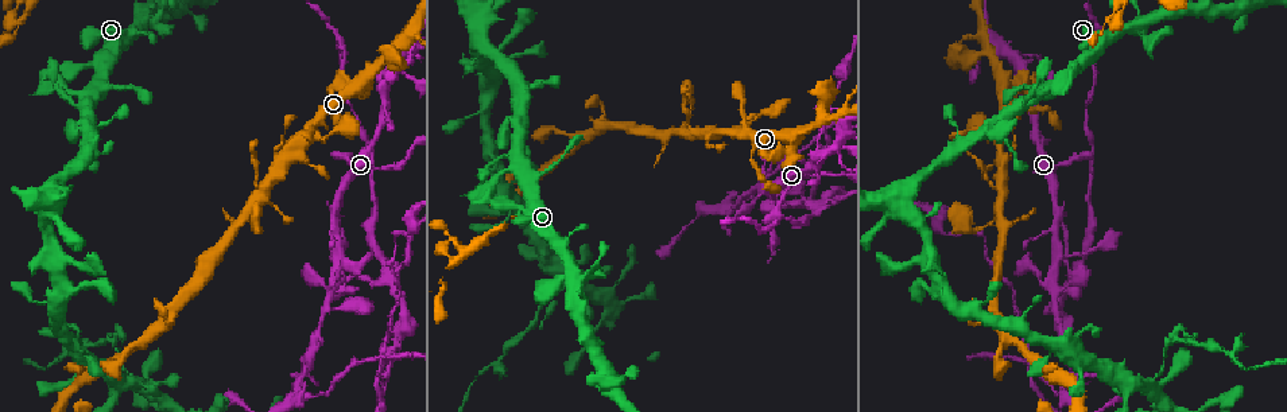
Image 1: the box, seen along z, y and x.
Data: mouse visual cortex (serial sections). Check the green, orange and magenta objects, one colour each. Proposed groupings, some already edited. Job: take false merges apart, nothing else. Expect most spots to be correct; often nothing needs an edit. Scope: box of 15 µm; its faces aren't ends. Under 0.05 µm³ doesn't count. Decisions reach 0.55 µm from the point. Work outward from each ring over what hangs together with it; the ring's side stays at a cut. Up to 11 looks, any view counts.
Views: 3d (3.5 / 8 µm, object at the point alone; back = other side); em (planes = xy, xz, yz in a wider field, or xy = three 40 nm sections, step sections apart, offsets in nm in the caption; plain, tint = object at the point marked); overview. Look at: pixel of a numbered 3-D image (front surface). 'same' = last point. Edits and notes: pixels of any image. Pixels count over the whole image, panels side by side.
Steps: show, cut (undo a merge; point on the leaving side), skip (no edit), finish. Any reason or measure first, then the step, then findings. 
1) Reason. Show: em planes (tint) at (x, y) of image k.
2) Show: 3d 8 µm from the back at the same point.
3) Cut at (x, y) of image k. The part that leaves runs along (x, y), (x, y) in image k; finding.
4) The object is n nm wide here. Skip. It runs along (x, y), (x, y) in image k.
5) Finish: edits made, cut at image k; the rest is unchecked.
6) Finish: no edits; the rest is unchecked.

Abrupt turn. Show: 3d 3.5 µm at (484, 167) of image 1.

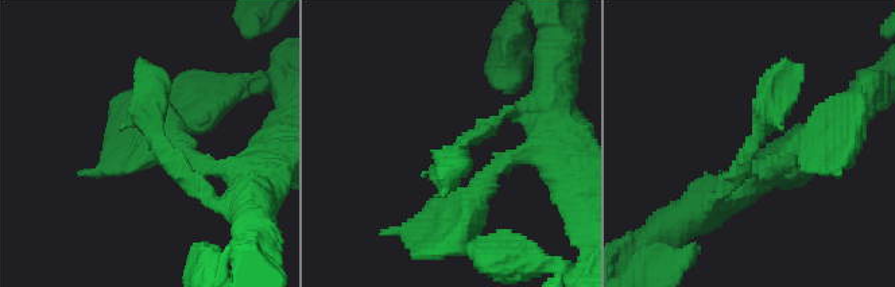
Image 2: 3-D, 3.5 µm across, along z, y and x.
Need the tissue. Show: em xy step 5 (tint) at (756, 135) of image 2.

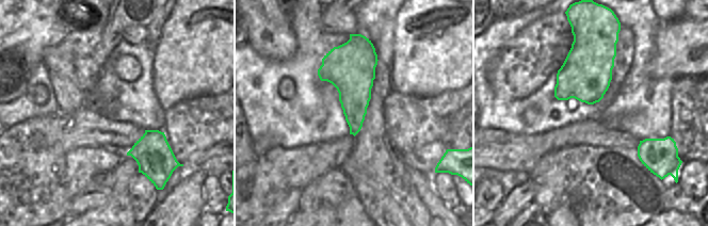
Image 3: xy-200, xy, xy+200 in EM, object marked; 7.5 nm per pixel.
Show: em xy step 3 (tint) at the same point.

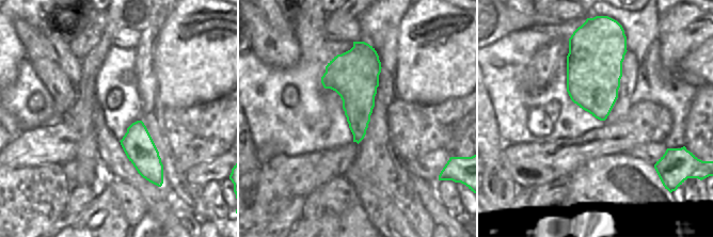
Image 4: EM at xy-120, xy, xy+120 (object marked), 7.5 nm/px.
Skip. It runs along (716, 198), (795, 66) in image 2; one cell here.

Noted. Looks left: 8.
Branch point. Show: 3d 3.5 µm at (1058, 287) of image 1.

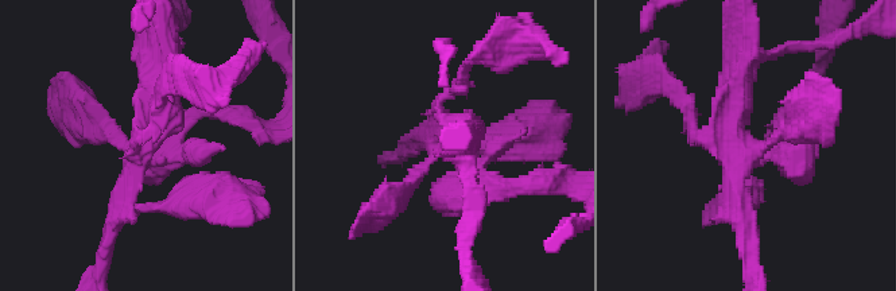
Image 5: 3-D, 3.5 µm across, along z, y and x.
Now the EM. Show: em planes (tint) at (139, 154) of image 5.

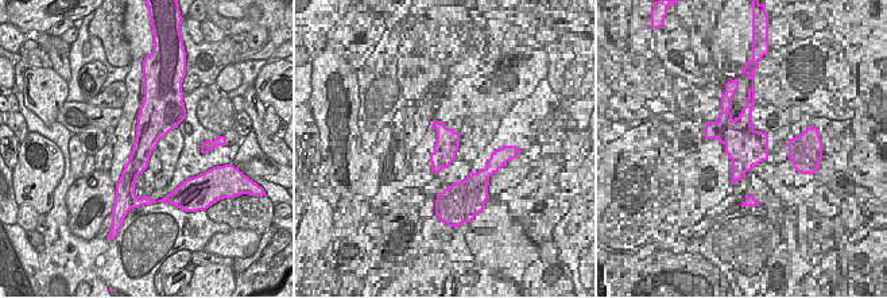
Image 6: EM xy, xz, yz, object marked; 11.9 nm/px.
Cut at (795, 166) of image 5. A second cell is stuck on.

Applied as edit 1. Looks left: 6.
Finish: edits made, cut at image 5; the rest is unchecked.

